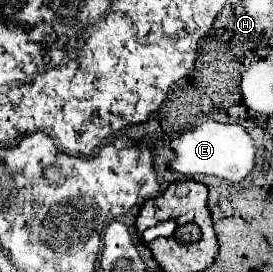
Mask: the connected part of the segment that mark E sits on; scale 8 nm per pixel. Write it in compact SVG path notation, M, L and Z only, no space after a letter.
M209 120L175 136L169 146L175 152L175 158L169 162L169 168L185 176L211 174L217 178L225 178L229 182L241 182L255 166L253 140L239 124L219 124Z

